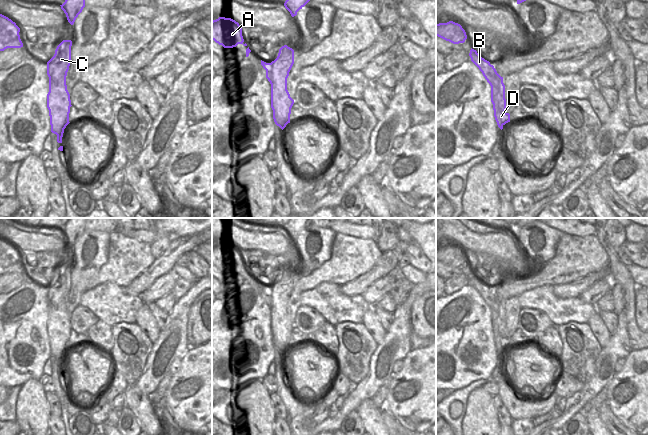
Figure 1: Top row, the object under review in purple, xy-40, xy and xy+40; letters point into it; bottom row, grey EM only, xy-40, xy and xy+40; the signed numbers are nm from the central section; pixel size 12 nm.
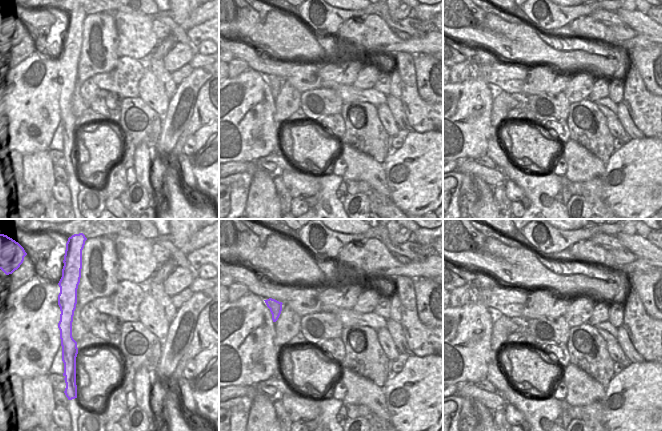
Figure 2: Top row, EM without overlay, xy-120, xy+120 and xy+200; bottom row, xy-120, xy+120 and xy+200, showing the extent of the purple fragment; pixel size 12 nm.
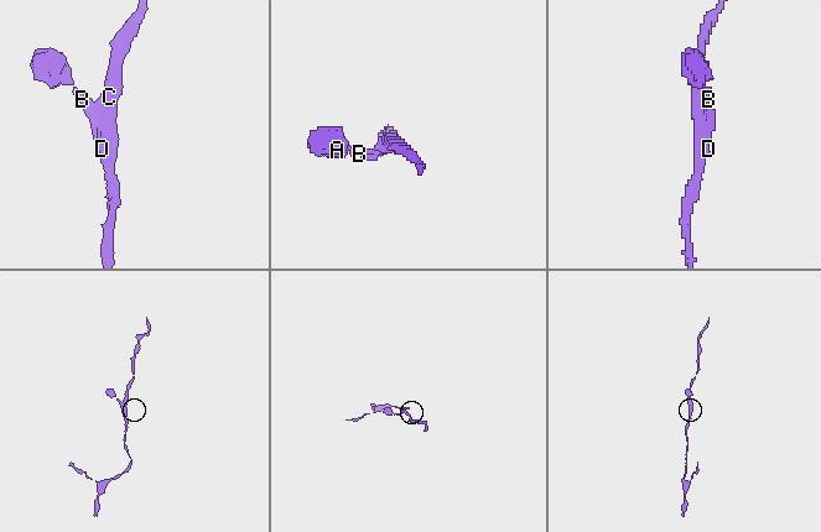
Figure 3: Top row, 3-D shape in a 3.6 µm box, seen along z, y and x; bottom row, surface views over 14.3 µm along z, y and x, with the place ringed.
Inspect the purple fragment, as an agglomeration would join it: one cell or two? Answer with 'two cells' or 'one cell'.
one cell

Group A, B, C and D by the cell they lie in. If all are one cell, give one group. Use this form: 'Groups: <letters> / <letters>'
Groups: A B C D.

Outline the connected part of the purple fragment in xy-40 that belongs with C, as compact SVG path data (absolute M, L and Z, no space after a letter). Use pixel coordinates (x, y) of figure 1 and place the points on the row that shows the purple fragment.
M63 40L56 48L54 56L47 62L49 92L47 108L49 110L51 132L62 143L64 129L70 123L71 100L67 90L66 76L71 63L71 40Z

